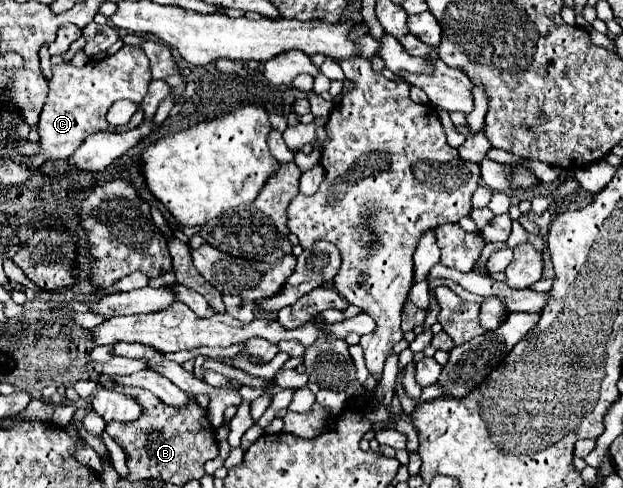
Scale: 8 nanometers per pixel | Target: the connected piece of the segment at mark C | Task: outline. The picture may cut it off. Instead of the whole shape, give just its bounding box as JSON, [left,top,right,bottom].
[21,46,151,170]

